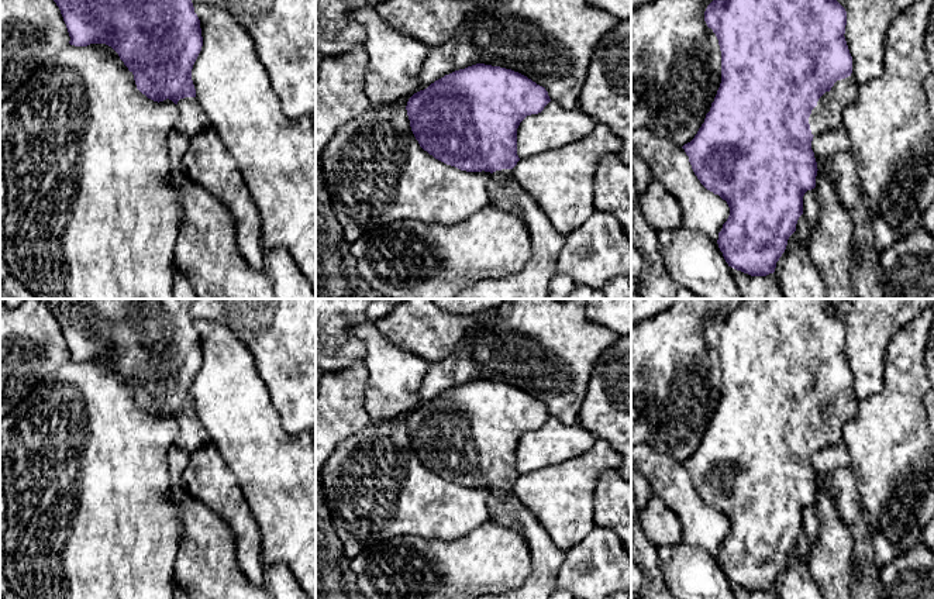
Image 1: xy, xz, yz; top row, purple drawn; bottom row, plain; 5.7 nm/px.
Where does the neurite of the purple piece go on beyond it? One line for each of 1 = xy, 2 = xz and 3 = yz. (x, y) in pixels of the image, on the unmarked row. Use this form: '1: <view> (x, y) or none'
1: xy (192, 434)
2: xz (505, 508)
3: yz (827, 430)

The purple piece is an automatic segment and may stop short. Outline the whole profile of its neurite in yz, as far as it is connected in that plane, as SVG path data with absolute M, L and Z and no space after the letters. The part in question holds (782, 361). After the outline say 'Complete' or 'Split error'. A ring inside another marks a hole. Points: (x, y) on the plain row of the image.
M742 299L727 316L713 316L704 337L718 355L721 399L695 454L682 464L700 499L727 517L730 531L718 548L728 582L751 592L775 588L803 530L803 512L816 503L813 452L842 440L845 423L858 413L851 393L852 372L845 357L847 327L830 299Z. Split error

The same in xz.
M476 379L455 386L414 409L406 421L411 447L420 462L435 475L466 488L490 488L489 517L513 529L527 541L531 572L524 585L513 592L486 595L478 599L551 599L556 591L558 569L565 551L558 548L537 517L514 496L517 444L531 430L538 430L551 417L545 403L511 385Z. Split error

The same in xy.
M39 299L51 310L66 340L70 361L87 362L106 359L111 362L134 390L137 405L154 417L172 416L179 426L176 445L192 454L211 443L196 413L192 396L193 381L201 366L200 335L194 328L190 307L194 299Z. Split error

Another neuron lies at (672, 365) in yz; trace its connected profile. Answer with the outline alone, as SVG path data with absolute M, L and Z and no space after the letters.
M676 299L664 313L631 327L631 400L642 395L647 400L638 416L649 423L648 444L679 462L690 458L704 438L721 399L721 366L718 355L704 337L704 327L713 316L727 316L744 299Z

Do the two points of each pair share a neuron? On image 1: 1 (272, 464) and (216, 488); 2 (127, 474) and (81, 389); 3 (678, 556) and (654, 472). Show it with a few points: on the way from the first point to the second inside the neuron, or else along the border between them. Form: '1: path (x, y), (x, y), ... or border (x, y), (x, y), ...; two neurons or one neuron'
1: border (219, 451), (237, 479), (251, 509); two neurons
2: path (106, 453), (82, 429), (81, 410); one neuron
3: border (683, 541), (714, 556); two neurons

